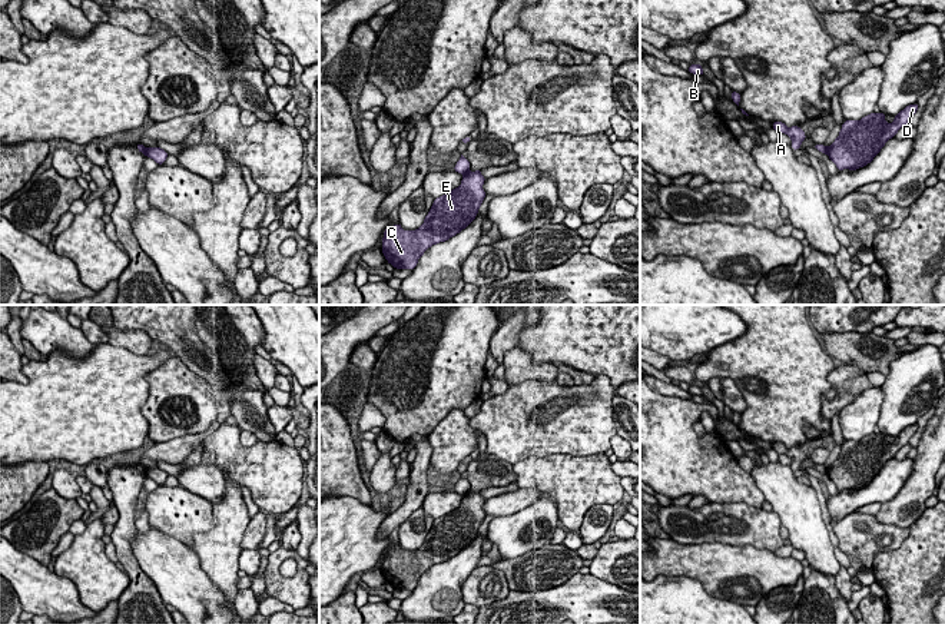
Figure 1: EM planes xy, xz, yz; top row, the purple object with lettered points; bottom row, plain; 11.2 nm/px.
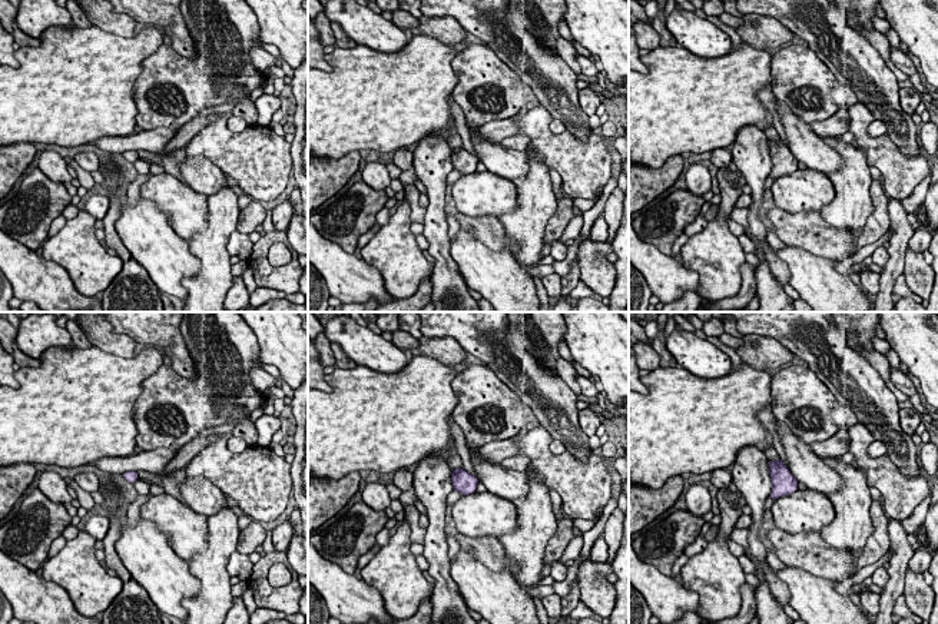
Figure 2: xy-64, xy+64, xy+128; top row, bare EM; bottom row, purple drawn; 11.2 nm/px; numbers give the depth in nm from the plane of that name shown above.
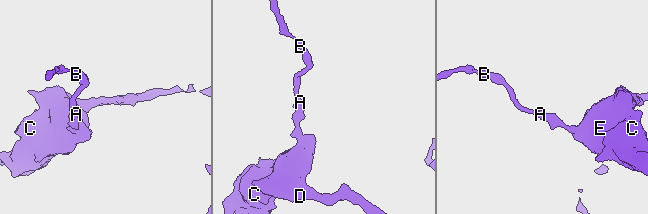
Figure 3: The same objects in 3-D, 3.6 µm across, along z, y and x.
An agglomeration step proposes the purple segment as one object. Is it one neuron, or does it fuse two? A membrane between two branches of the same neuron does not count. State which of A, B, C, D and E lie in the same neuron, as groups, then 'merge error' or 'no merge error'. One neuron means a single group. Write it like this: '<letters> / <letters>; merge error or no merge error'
A B / C D E; merge error

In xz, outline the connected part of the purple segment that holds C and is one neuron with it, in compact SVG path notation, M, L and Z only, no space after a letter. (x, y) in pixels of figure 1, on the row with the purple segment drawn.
M481 170L467 172L461 185L434 199L434 203L415 230L404 230L401 223L388 226L382 238L382 253L395 269L412 270L424 252L465 229L478 215L485 198Z

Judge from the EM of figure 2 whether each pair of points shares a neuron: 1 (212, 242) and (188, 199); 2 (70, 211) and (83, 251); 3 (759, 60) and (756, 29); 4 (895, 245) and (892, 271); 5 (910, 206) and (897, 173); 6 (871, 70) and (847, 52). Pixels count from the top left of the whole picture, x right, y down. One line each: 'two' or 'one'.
1: two
2: two
3: two
4: one
5: two
6: one

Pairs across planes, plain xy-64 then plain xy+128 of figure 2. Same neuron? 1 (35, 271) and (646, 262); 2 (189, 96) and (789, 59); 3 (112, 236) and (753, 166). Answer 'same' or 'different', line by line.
1: same
2: same
3: same

